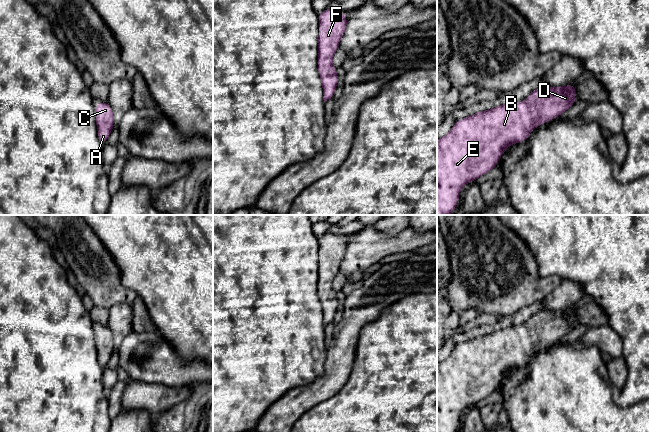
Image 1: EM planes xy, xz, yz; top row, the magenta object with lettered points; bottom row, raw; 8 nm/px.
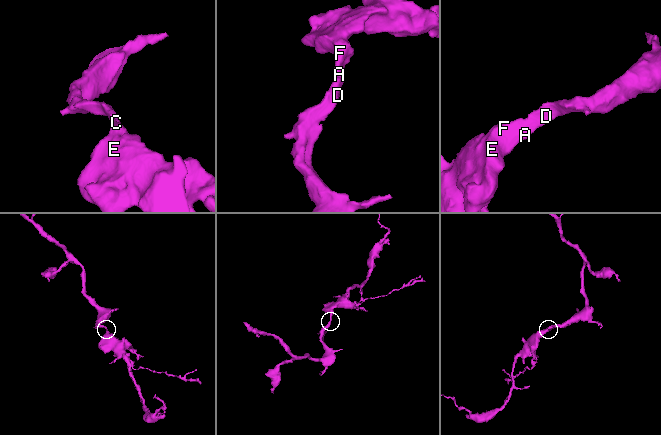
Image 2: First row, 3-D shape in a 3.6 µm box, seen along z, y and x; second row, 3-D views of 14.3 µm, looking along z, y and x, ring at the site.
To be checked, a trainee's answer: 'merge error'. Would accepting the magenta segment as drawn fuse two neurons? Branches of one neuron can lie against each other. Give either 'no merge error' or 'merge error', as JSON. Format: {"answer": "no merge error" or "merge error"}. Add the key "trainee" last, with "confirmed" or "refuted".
{"answer": "no merge error", "trainee": "refuted"}

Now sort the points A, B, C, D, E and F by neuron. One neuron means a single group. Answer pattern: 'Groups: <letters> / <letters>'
Groups: A B C D E F

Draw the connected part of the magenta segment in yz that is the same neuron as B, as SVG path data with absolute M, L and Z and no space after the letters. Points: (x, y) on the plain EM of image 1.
M570 308L560 312L539 310L527 321L528 324L518 327L510 325L491 334L477 336L467 342L456 345L450 356L437 364L437 432L456 432L461 412L492 394L500 384L502 377L512 368L524 366L530 355L544 346L557 342L575 326L577 310Z

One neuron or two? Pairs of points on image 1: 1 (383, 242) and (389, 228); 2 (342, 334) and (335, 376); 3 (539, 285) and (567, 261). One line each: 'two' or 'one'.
1: two
2: one
3: two

